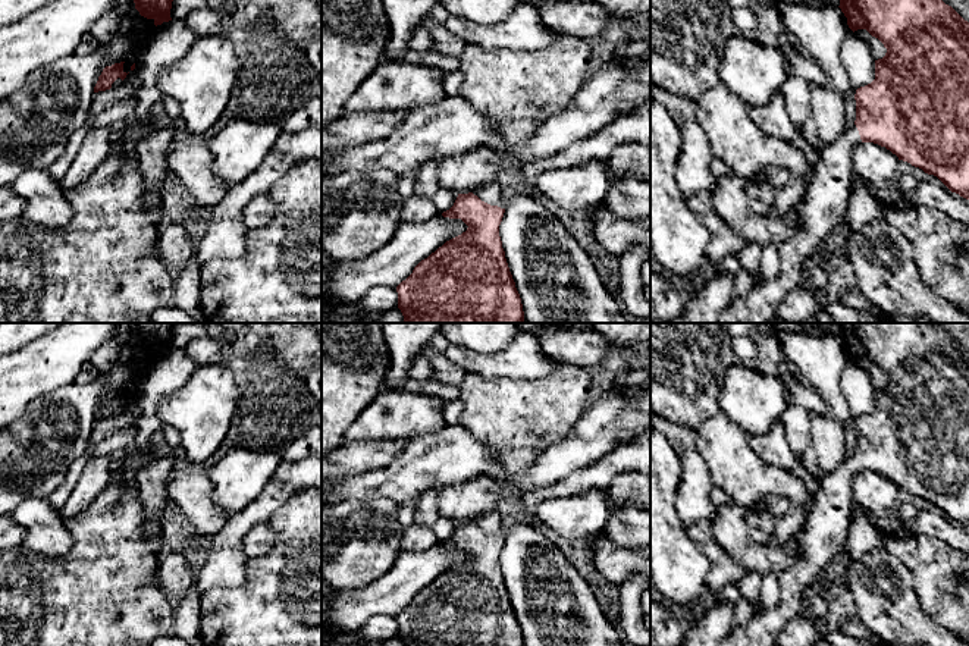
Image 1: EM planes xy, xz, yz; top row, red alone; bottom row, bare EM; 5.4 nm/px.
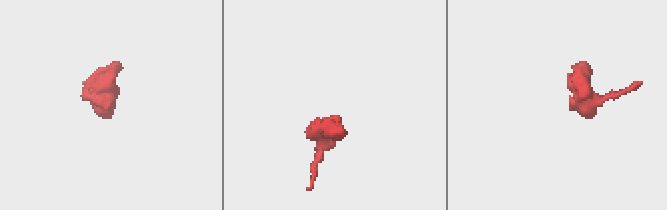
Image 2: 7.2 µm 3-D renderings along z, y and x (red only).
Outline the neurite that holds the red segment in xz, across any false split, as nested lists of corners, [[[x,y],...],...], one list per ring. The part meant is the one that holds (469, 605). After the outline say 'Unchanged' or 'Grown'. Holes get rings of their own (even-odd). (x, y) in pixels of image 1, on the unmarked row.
[[[498,508],[476,517],[473,521],[458,523],[454,534],[443,540],[442,545],[461,548],[468,556],[421,589],[413,602],[396,615],[398,637],[404,646],[524,646],[521,627],[499,565],[499,554],[505,542],[507,527],[508,523]]]. Grown

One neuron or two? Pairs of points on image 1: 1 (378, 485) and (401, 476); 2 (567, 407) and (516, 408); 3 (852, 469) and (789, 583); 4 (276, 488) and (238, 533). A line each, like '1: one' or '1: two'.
1: one
2: one
3: one
4: one

